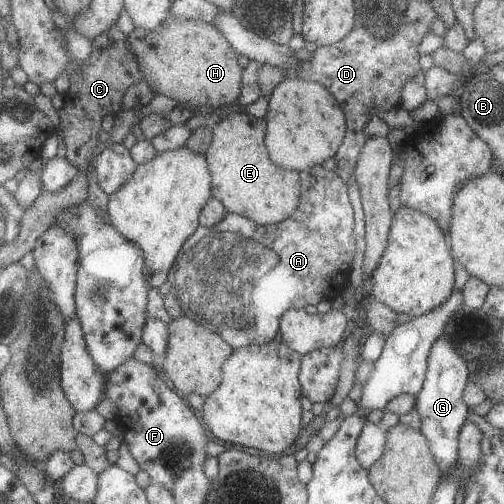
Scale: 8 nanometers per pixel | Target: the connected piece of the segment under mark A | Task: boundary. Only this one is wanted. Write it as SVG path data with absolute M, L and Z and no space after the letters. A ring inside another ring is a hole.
M320 165L303 170L299 174L303 178L301 180L301 205L293 216L277 225L257 225L251 218L228 213L227 217L213 227L211 232L207 236L203 236L197 244L183 246L180 257L177 258L177 263L171 271L170 281L176 298L180 300L181 306L184 308L184 315L195 319L197 323L201 323L201 326L220 334L234 349L274 342L274 338L277 338L277 334L280 333L281 318L284 317L287 310L303 309L303 306L307 305L317 306L323 301L330 302L335 298L340 298L341 294L345 292L347 284L350 283L351 268L353 268L355 252L357 252L357 238L355 238L355 212L353 212L353 204L349 198L347 182L336 171L327 170Z

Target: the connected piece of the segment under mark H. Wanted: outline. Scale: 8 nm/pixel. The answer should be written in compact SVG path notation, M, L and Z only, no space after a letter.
M170 17L157 30L136 27L128 36L128 46L135 54L144 81L156 95L164 95L193 108L218 108L235 104L241 96L243 68L239 54L213 23Z

